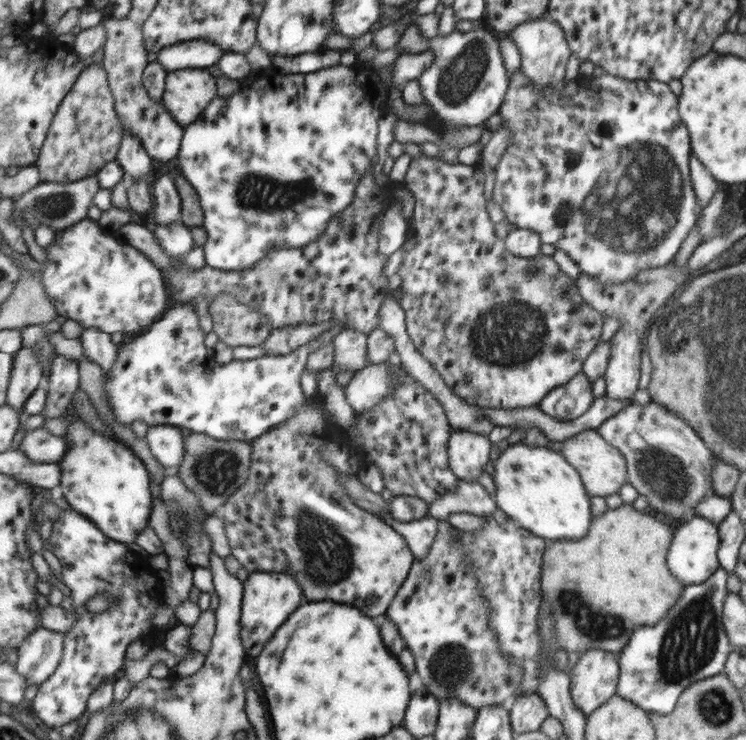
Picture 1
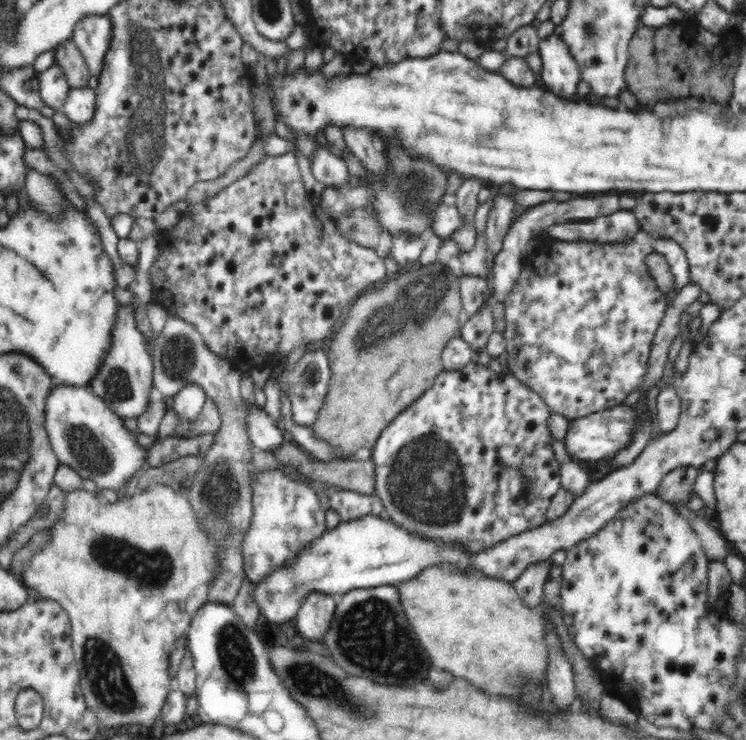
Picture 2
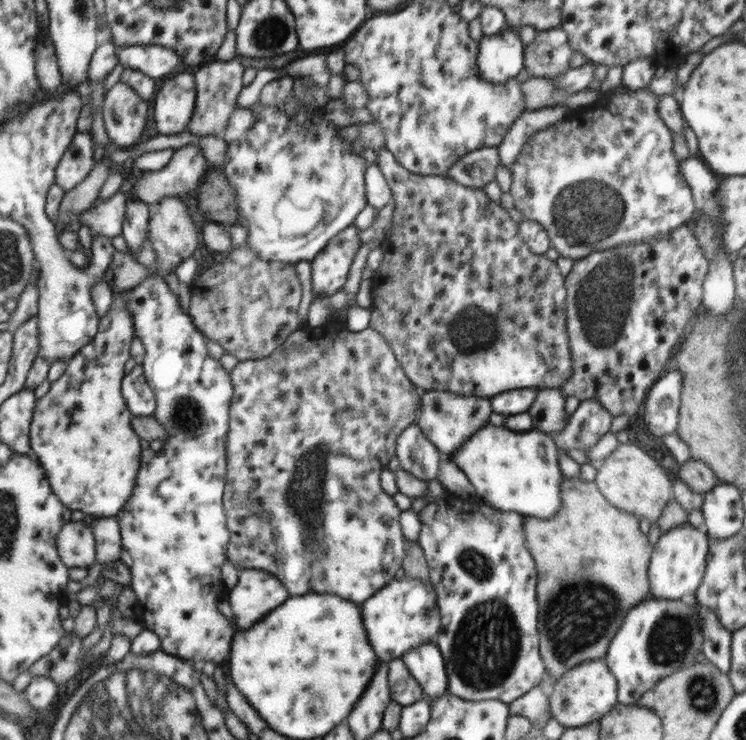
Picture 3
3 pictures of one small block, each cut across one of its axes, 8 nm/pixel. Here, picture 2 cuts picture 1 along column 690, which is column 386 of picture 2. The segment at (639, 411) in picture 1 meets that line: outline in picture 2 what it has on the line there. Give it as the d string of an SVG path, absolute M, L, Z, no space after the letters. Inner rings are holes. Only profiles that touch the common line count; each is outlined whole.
M470 362L461 370L442 370L435 379L435 383L425 390L416 402L412 402L406 410L400 412L396 418L391 419L384 430L377 436L376 442L371 449L371 458L374 461L376 480L374 493L381 501L384 508L384 516L410 533L418 533L420 536L428 537L428 540L436 540L439 544L457 544L461 548L468 549L468 552L484 552L494 548L508 538L518 536L527 530L535 529L546 522L547 508L550 500L561 487L560 463L555 460L552 451L552 435L546 420L551 414L548 405L541 399L541 396L529 389L524 383L513 375L497 374L490 367Z

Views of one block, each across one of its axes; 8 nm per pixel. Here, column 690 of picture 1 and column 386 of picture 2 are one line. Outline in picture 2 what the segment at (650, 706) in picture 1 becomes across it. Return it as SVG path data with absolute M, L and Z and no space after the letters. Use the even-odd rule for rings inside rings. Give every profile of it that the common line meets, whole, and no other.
M393 585L356 589L337 597L333 622L321 637L320 643L330 651L330 658L346 673L402 687L428 681L431 658L408 624Z

